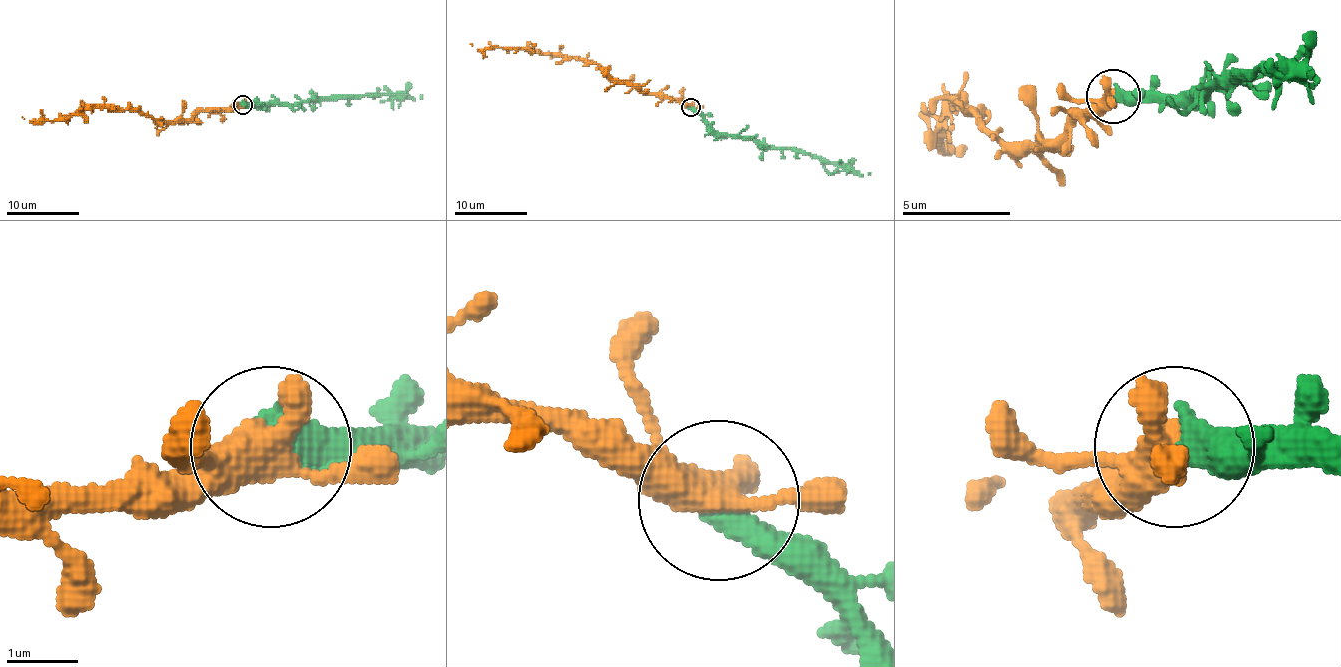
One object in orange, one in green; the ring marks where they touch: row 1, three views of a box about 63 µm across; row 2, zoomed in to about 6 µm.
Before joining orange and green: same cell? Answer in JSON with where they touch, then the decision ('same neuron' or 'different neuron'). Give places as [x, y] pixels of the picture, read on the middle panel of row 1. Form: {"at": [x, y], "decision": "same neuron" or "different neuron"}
{"at": [691, 107], "decision": "same neuron"}

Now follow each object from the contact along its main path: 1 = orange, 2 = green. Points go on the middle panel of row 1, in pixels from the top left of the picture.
1: (690, 107), (670, 98), (645, 94), (636, 85), (619, 84), (596, 64), (506, 47), (477, 49), (470, 44)
2: (690, 107), (719, 133), (750, 136), (776, 147), (794, 147), (830, 162), (848, 164), (861, 174), (870, 174)

